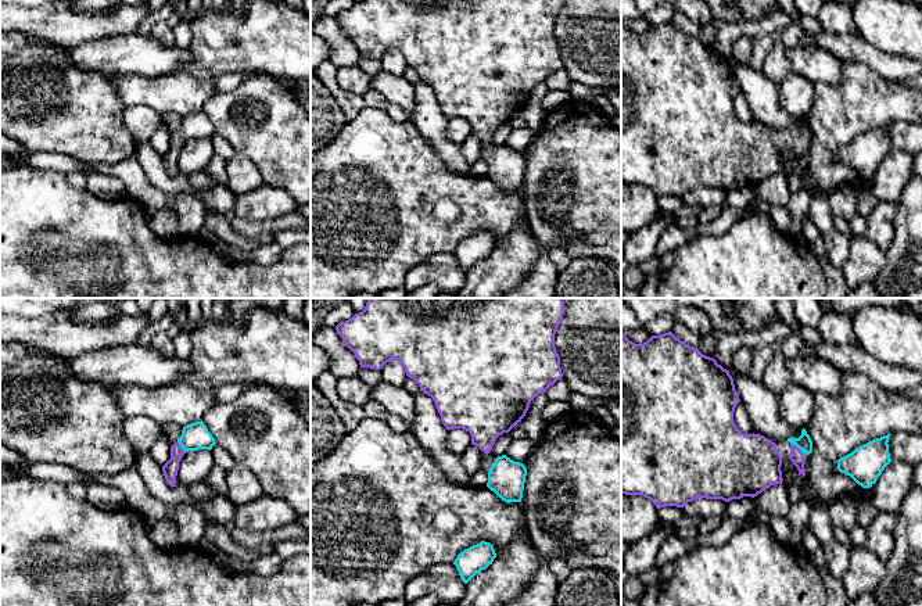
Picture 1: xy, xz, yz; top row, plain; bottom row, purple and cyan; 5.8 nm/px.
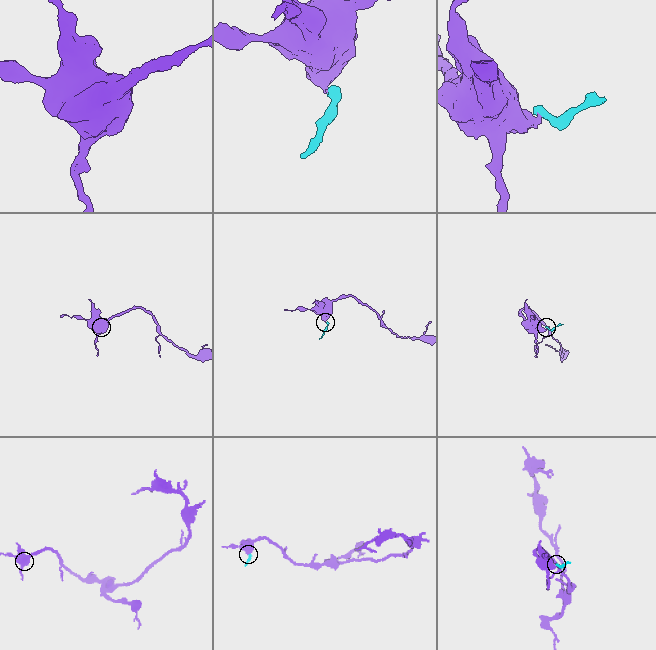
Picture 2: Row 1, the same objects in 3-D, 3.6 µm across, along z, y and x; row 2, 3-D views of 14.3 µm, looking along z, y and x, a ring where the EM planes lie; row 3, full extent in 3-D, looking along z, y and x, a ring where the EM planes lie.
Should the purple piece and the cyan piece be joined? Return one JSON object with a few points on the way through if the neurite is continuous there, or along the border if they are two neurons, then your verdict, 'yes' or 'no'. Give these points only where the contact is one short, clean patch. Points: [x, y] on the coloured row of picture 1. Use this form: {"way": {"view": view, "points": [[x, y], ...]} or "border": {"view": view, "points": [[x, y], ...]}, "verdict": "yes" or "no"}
{"way": {"view": "yz", "points": [[796, 455], [797, 448], [803, 443]]}, "verdict": "yes"}

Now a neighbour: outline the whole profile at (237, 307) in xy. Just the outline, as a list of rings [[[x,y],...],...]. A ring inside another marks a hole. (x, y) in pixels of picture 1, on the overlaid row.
[[[229,298],[229,308],[225,322],[243,322],[245,312],[252,308],[269,308],[272,311],[283,309],[284,298]]]

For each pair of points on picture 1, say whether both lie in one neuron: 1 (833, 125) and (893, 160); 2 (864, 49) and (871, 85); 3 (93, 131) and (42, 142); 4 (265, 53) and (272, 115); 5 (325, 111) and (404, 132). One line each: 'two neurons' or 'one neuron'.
1: two neurons
2: two neurons
3: one neuron
4: two neurons
5: two neurons

